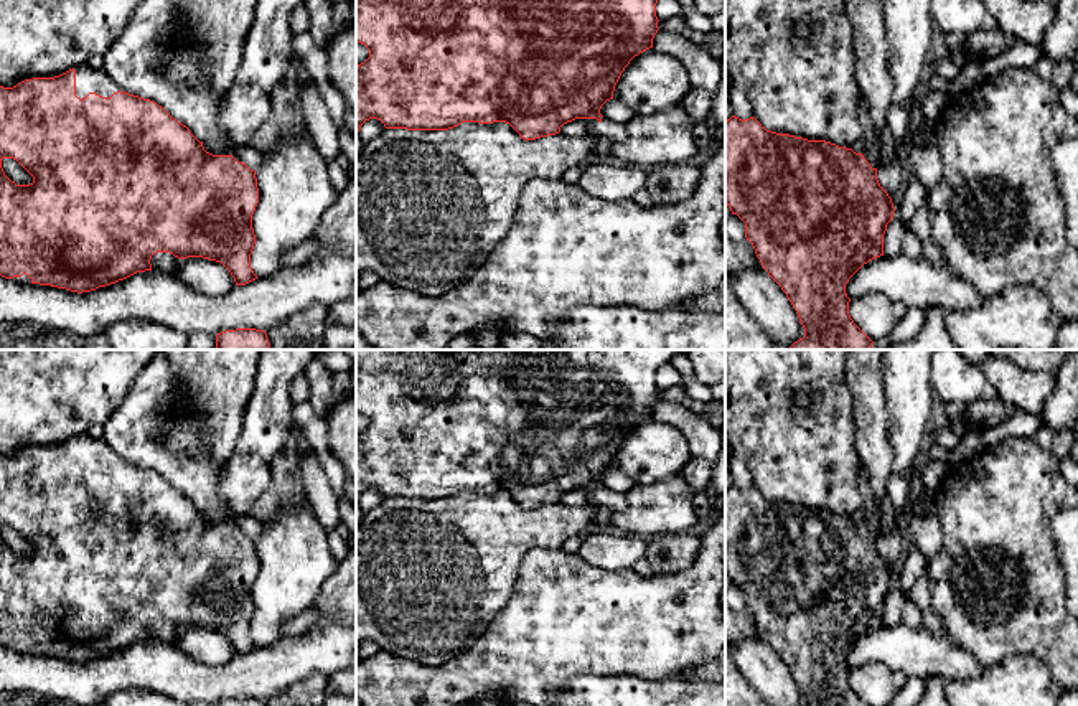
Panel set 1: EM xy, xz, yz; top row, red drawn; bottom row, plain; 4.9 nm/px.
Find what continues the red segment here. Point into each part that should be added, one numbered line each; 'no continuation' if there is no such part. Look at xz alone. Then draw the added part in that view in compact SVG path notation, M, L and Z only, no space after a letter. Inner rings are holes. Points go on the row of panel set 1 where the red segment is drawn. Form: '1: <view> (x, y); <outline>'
1: xz (615, 132); M602 117L600 122L597 119L587 119L587 124L587 134L597 139L603 137L612 144L623 144L628 139L626 125L608 117Z

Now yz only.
1: yz (871, 136); M862 97L859 102L859 120L864 129L862 139L867 144L867 148L862 155L870 163L872 168L877 168L880 165L880 140L882 140L882 137L879 135L877 129L874 127L867 104Z

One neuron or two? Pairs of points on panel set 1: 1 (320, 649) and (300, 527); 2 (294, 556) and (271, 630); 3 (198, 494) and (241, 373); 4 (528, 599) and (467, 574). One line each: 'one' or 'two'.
1: two
2: one
3: two
4: two

